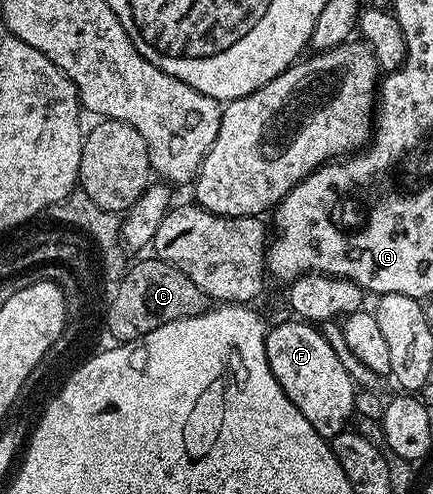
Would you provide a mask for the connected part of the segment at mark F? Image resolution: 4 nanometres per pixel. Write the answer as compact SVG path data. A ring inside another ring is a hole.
M288 319L265 334L267 363L287 399L299 407L303 419L319 431L319 435L332 439L346 432L349 416L353 413L353 391L355 384L346 368L327 343L322 330L300 319Z

